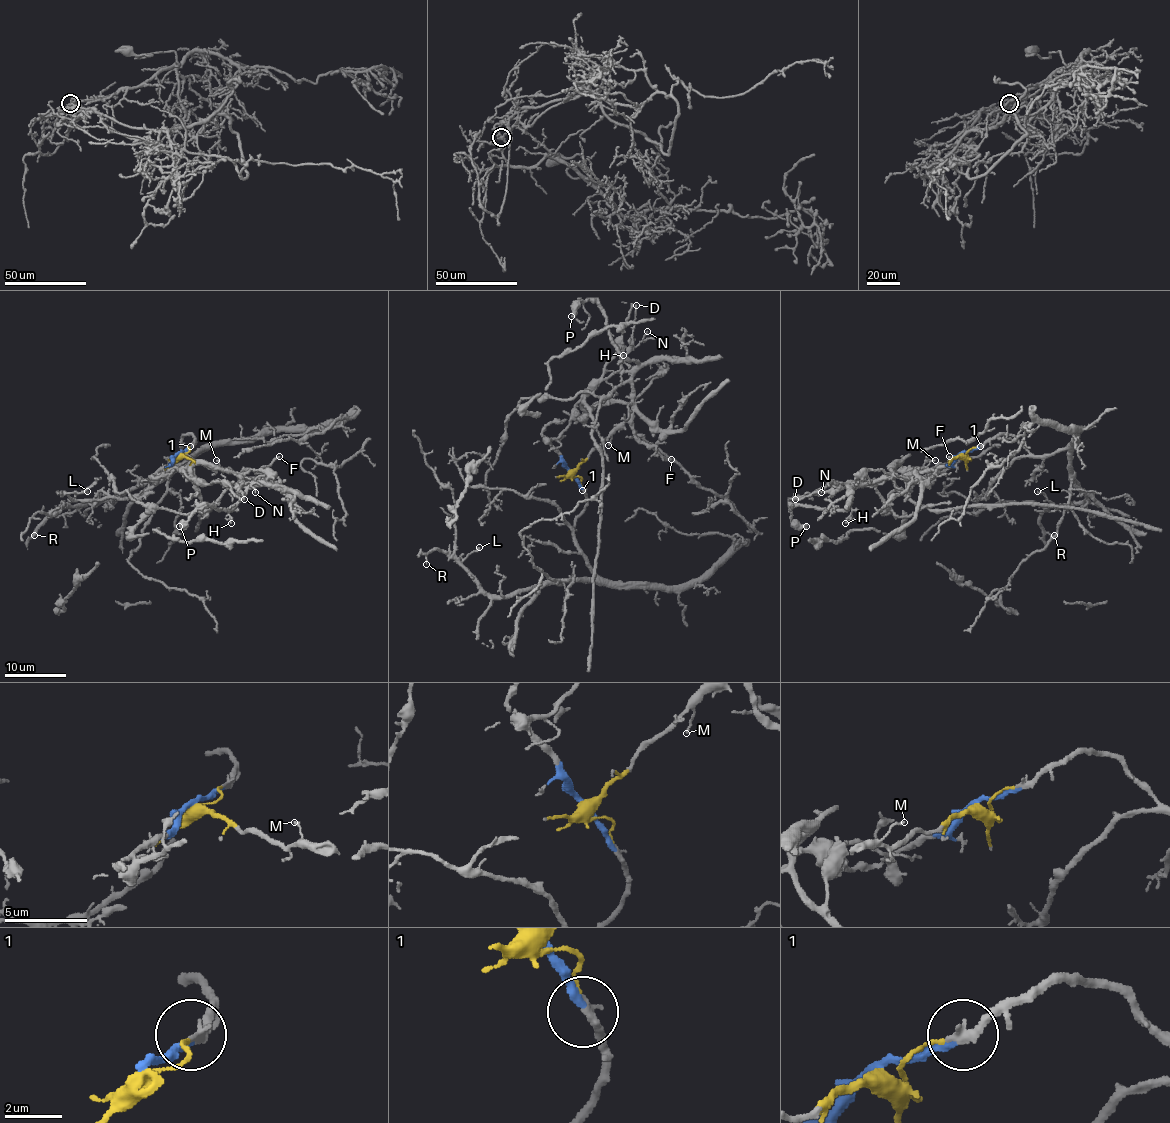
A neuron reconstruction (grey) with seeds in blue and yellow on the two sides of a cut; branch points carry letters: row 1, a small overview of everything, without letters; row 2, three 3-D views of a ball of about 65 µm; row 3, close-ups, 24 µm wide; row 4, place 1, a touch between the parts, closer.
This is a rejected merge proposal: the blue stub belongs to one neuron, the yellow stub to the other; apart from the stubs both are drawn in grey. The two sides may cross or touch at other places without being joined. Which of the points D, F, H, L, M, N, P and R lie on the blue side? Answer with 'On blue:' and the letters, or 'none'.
On blue: L, R

